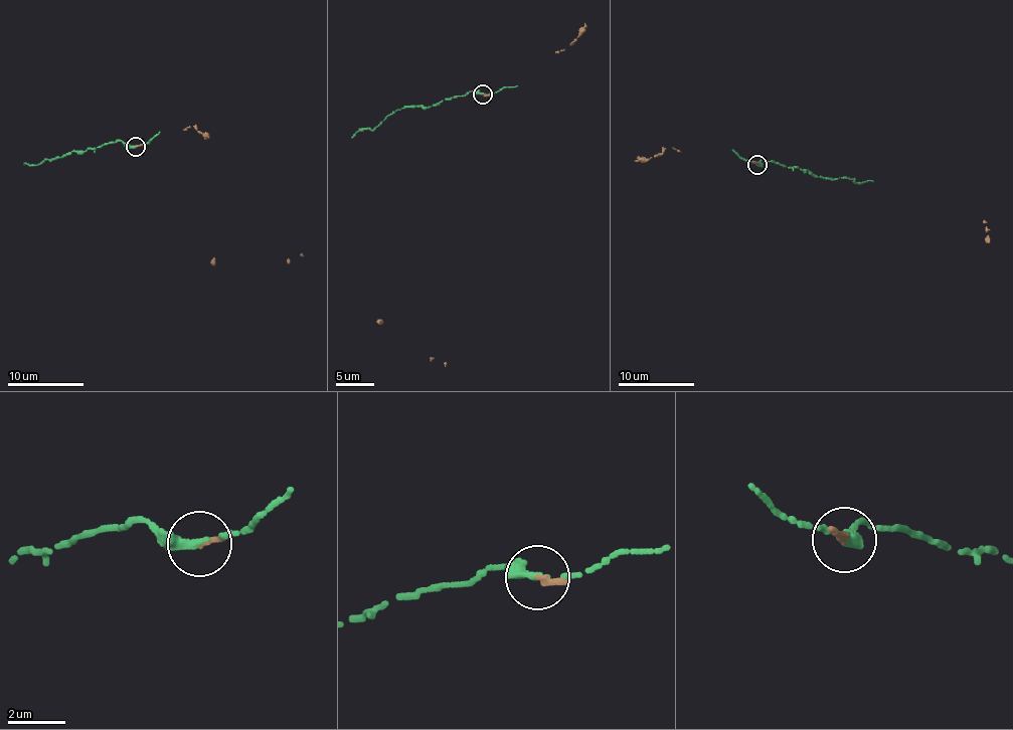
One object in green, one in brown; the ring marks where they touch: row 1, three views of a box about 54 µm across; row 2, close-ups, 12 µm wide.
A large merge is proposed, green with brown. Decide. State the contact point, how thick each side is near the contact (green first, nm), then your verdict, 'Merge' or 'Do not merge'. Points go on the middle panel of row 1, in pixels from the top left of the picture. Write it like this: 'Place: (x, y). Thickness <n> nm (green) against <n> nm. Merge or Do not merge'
Place: (482, 94). Thickness 240 nm (green) against 200 nm. Merge

